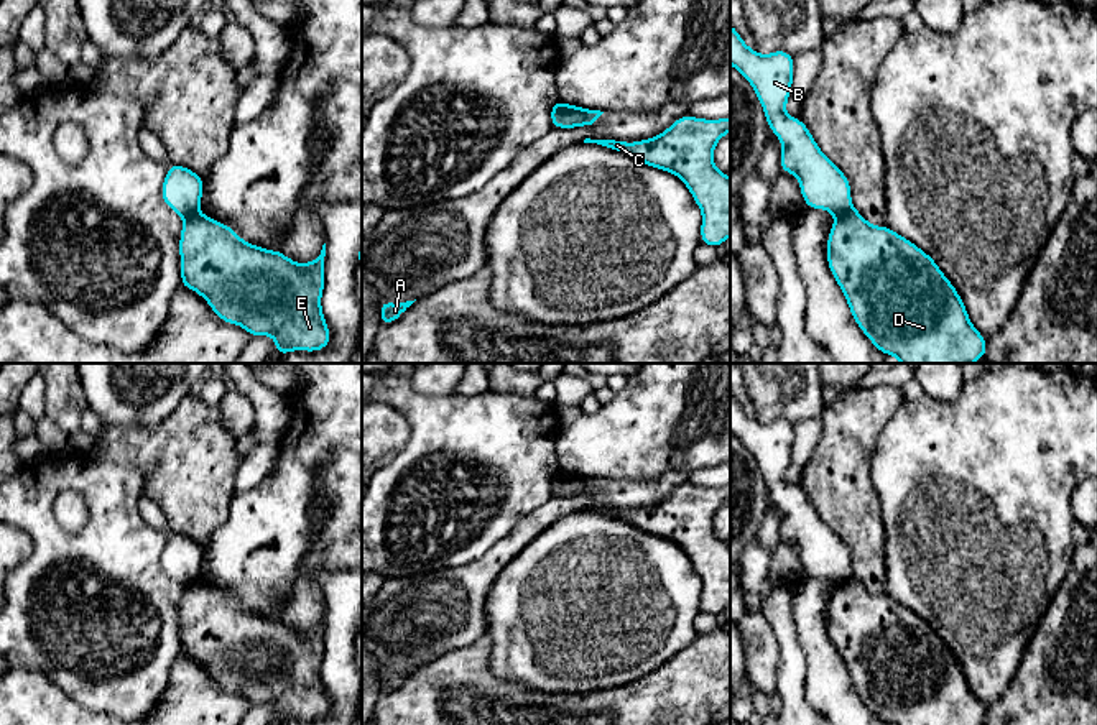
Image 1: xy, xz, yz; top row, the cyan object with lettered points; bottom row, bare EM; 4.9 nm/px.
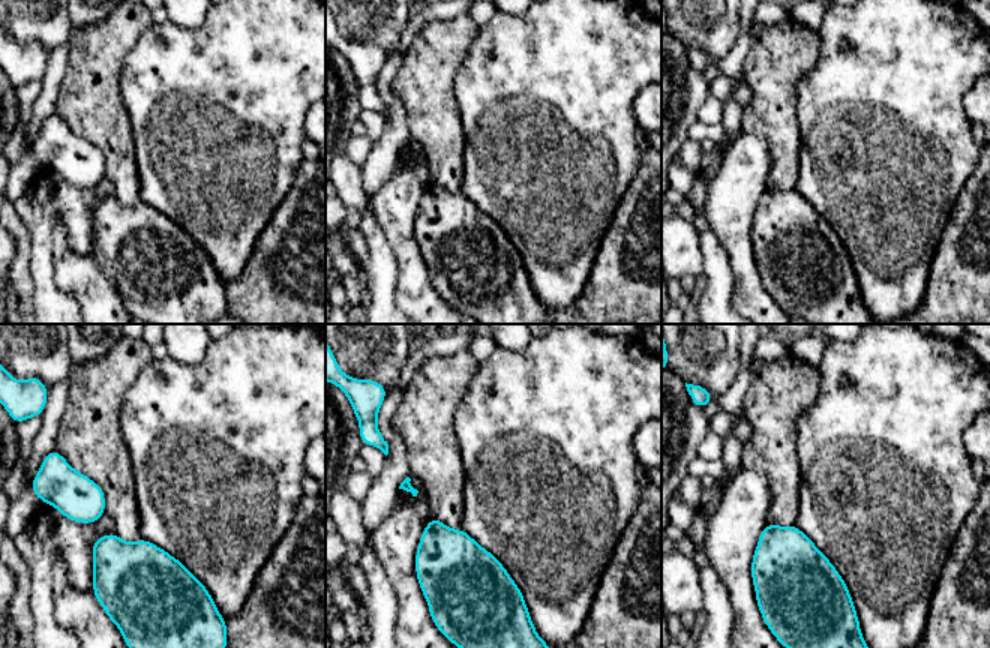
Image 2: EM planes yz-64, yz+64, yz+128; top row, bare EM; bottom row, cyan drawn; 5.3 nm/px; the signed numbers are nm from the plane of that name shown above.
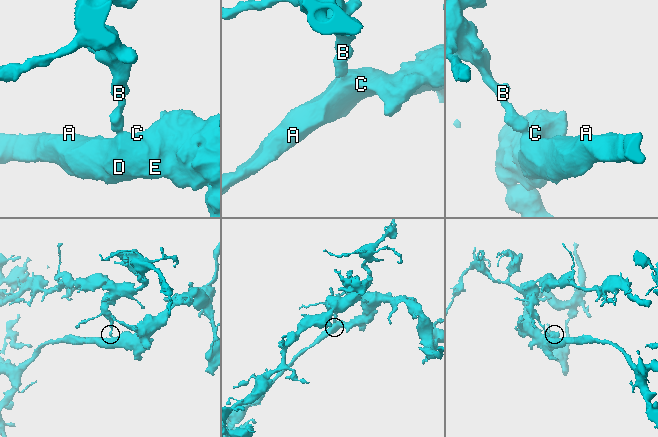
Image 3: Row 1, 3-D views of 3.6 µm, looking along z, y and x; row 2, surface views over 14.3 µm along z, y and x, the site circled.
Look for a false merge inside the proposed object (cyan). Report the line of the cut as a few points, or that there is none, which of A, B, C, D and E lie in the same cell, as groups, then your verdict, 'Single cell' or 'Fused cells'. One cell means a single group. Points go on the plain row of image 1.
Split along yz (852, 576), (836, 586). Groups: A C D E / B. Fused cells

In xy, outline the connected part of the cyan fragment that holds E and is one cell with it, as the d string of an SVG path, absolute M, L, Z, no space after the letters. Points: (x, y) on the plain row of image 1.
M194 580L184 585L179 625L181 656L201 663L219 687L238 692L252 705L273 704L276 723L285 725L289 718L317 720L331 712L331 700L321 676L326 653L326 612L316 628L299 633L281 618L270 620L250 613L230 593Z

